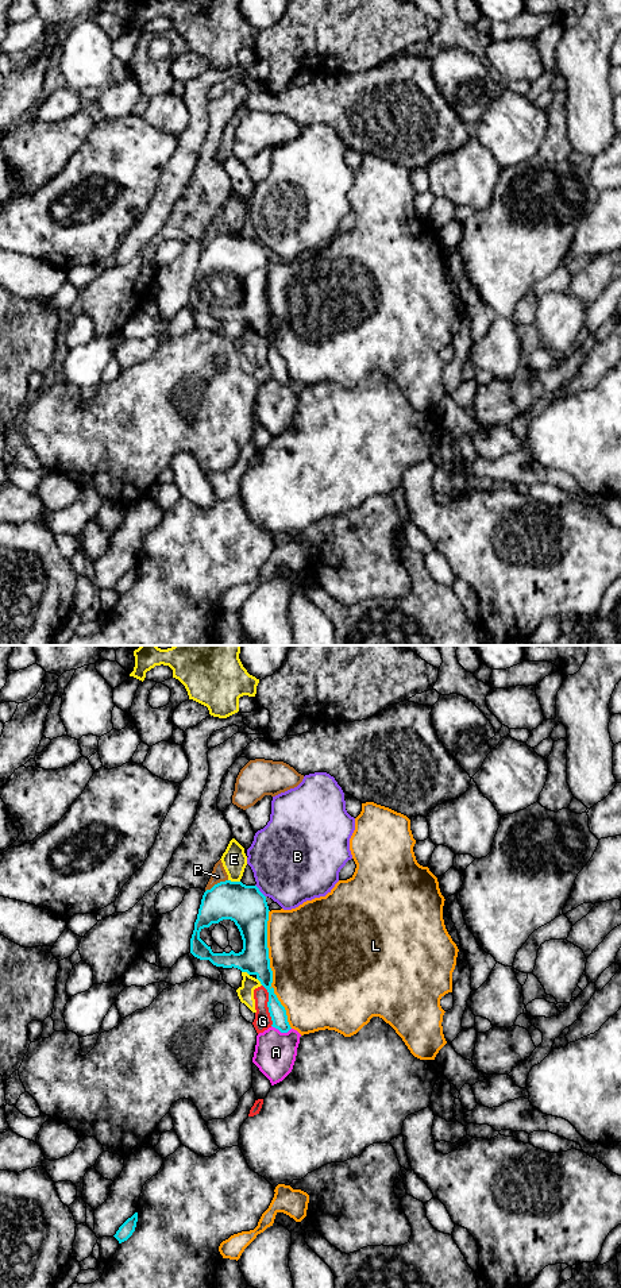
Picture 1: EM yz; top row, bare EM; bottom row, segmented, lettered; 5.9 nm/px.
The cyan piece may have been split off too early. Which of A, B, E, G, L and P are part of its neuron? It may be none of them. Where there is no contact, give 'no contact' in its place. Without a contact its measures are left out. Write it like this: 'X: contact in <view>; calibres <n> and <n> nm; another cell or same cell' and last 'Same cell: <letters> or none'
A: contact in yz; calibres 100 and 240 nm; another cell
B: contact in yz; calibres 240 and 460 nm; another cell
E: contact in yz; calibres 240 and 150 nm; another cell
G: contact in yz; calibres 130 and 100 nm; another cell
L: contact in yz; calibres 180 and 480 nm; another cell
P: contact in yz; calibres 240 and 90 nm; another cell
Same cell: none

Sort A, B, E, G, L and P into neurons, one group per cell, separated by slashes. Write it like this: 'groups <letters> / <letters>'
groups A / B / E G / L / P

